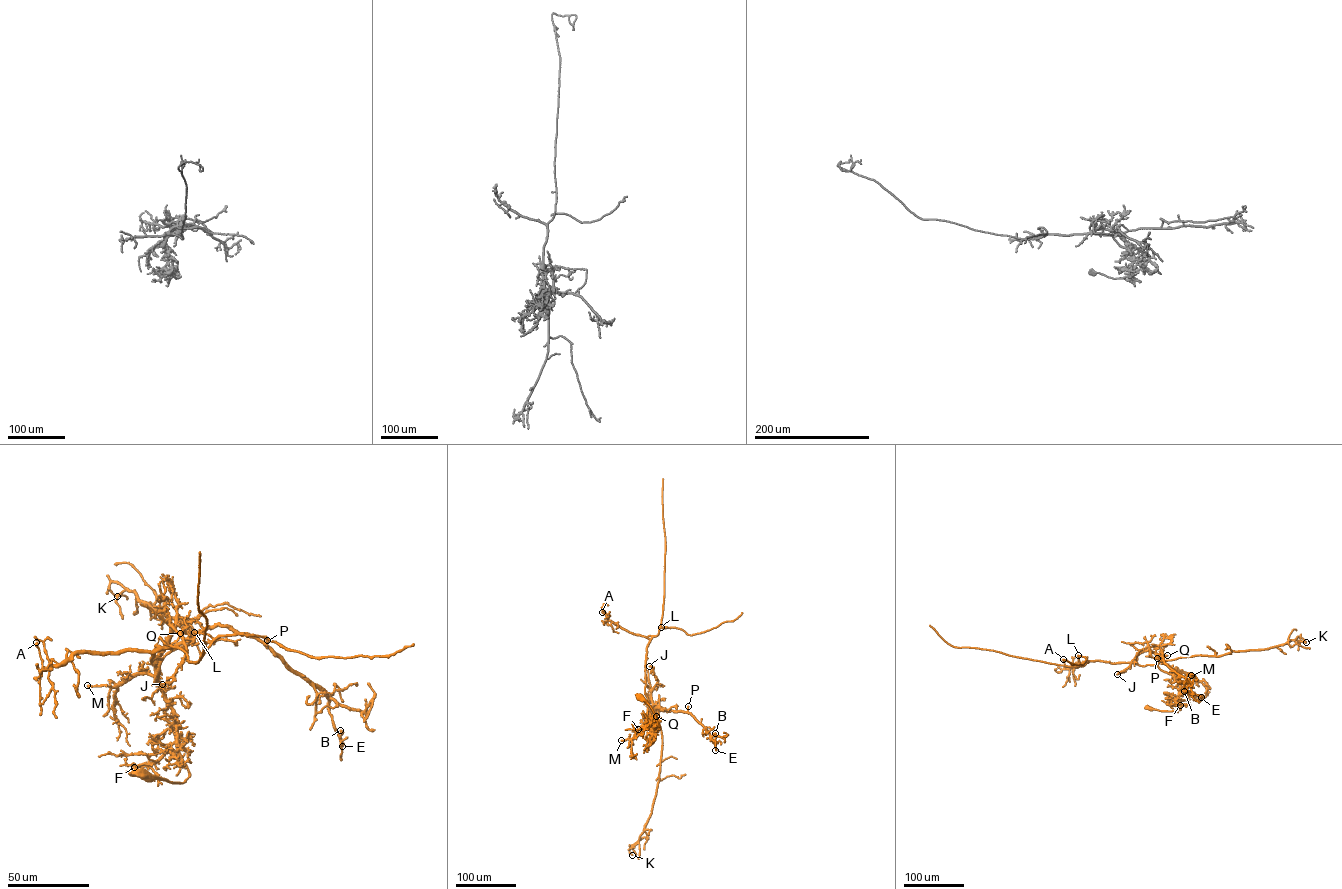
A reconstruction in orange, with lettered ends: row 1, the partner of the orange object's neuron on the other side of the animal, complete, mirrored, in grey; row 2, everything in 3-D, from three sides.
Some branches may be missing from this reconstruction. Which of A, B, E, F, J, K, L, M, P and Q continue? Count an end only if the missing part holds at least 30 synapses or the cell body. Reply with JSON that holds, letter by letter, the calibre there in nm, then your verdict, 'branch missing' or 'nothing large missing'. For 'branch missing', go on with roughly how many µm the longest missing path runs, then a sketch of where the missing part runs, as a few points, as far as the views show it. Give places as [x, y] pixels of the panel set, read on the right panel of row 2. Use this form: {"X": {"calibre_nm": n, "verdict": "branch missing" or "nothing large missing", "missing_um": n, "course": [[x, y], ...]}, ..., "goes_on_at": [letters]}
{"A": {"calibre_nm": 700, "verdict": "nothing large missing"}, "B": {"calibre_nm": 600, "verdict": "nothing large missing"}, "E": {"calibre_nm": 550, "verdict": "nothing large missing"}, "F": {"calibre_nm": 550, "verdict": "nothing large missing"}, "J": {"calibre_nm": 200, "verdict": "nothing large missing"}, "K": {"calibre_nm": 550, "verdict": "nothing large missing"}, "L": {"calibre_nm": 460, "verdict": "nothing large missing"}, "M": {"calibre_nm": 480, "verdict": "nothing large missing"}, "P": {"calibre_nm": 700, "verdict": "nothing large missing"}, "Q": {"calibre_nm": 420, "verdict": "nothing large missing"}, "goes_on_at": []}

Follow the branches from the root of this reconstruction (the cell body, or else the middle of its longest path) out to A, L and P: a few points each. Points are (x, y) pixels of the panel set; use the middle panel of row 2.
A: (640, 696), (659, 726), (651, 728), (646, 720), (649, 639), (623, 629), (602, 612)
L: (640, 696), (659, 726), (651, 728), (646, 720), (645, 666), (650, 639), (660, 628), (668, 627), (661, 627)
P: (640, 696), (655, 716), (659, 726), (652, 728), (647, 723), (650, 711), (661, 706), (687, 712), (688, 706)

